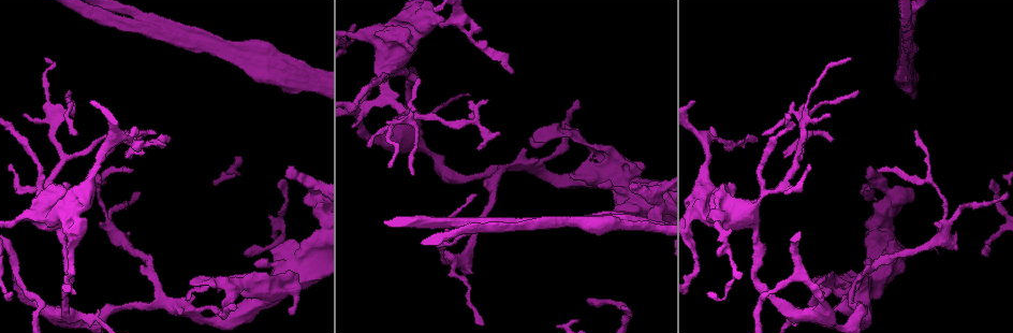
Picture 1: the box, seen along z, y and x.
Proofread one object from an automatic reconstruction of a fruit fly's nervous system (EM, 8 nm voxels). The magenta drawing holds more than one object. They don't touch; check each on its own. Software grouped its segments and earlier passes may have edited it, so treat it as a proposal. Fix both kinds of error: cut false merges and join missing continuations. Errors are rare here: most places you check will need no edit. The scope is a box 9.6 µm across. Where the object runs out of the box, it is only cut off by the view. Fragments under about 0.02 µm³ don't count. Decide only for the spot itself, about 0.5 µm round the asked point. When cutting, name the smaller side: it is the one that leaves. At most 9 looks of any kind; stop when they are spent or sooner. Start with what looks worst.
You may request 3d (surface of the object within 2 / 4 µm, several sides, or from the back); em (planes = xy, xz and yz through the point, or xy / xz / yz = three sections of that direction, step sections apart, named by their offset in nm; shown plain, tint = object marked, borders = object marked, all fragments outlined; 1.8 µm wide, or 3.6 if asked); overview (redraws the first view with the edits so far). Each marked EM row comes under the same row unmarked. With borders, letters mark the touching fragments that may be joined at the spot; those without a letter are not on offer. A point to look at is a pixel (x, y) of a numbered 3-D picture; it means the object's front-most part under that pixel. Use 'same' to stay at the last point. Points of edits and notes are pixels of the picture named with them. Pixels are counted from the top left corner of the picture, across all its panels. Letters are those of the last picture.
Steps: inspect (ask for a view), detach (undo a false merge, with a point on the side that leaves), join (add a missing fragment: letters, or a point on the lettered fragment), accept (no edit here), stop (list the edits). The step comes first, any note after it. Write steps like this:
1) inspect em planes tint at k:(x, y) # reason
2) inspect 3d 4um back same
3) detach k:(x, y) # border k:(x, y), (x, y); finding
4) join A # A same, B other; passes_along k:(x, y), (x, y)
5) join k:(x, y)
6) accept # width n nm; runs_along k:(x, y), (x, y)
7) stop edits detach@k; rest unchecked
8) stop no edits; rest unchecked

inspect 3d 4um at 1:(882, 266) # abrupt turn

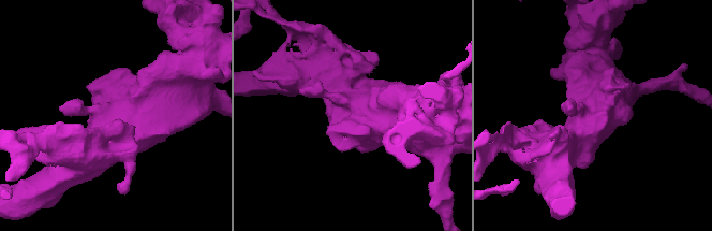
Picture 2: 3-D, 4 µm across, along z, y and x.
inspect em planes borders at 2:(364, 108) # need the tissue

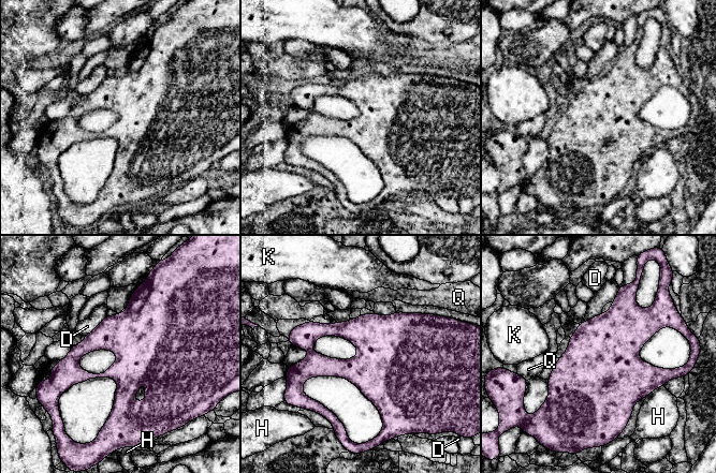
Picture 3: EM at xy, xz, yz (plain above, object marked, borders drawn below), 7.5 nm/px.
accept # width 360 nm; longest_contact D 240 nm; D other, H other, K other, Q other; one neuron here

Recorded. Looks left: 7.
inspect em planes borders at 1:(141, 25)

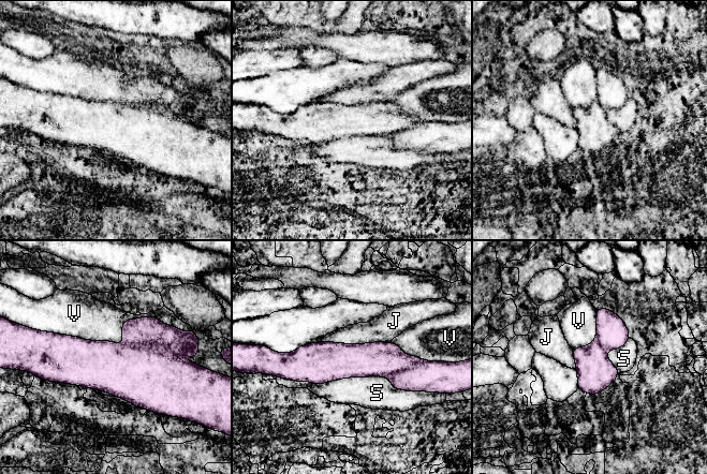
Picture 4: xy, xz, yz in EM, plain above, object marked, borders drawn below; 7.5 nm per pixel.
detach 4:(435, 376) # J other, S other, V other; a second neuron is stuck on

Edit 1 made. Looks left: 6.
inspect overview

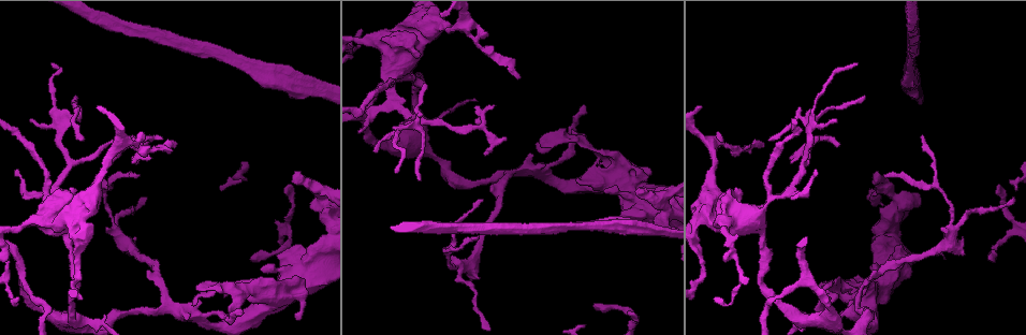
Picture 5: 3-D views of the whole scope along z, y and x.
inspect 3d 4um back at 5:(709, 191) # looks like a crossing

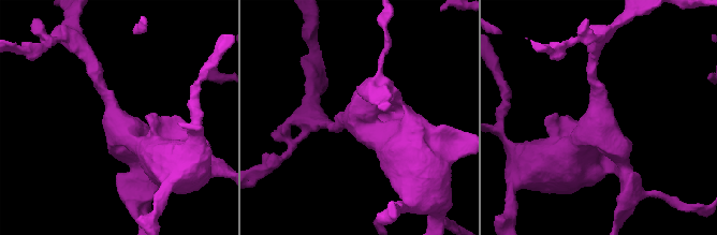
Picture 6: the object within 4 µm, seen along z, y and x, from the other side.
inspect em xy step 16 tint at 6:(356, 120) # now the EM

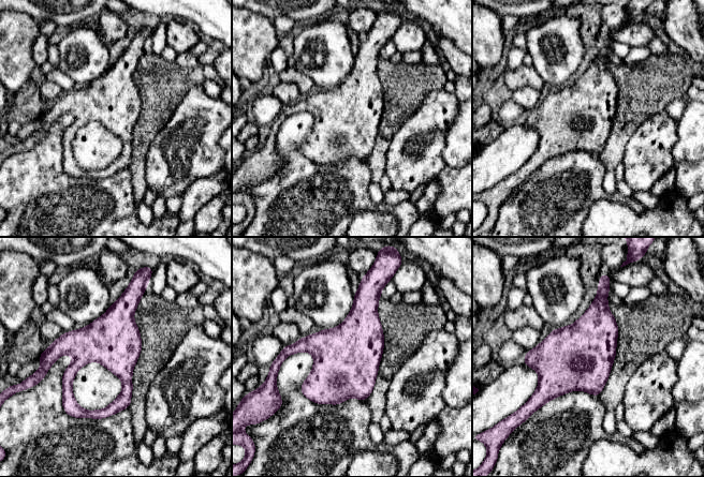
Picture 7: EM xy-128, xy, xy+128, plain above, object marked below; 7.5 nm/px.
inspect em planes borders same

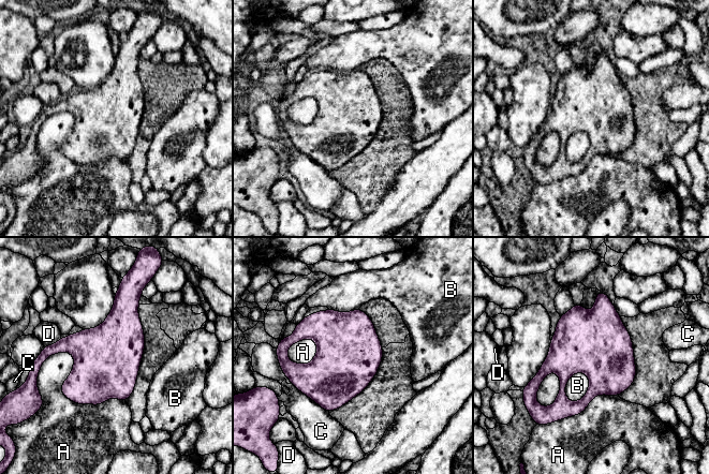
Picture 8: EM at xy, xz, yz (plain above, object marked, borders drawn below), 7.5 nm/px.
accept # longest_contact A 700 nm; A other, B other, C other, D other; border 8:(585, 372), (570, 376), (569, 401); one neuron here

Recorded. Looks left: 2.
stop edits detach@4; rest unchecked

